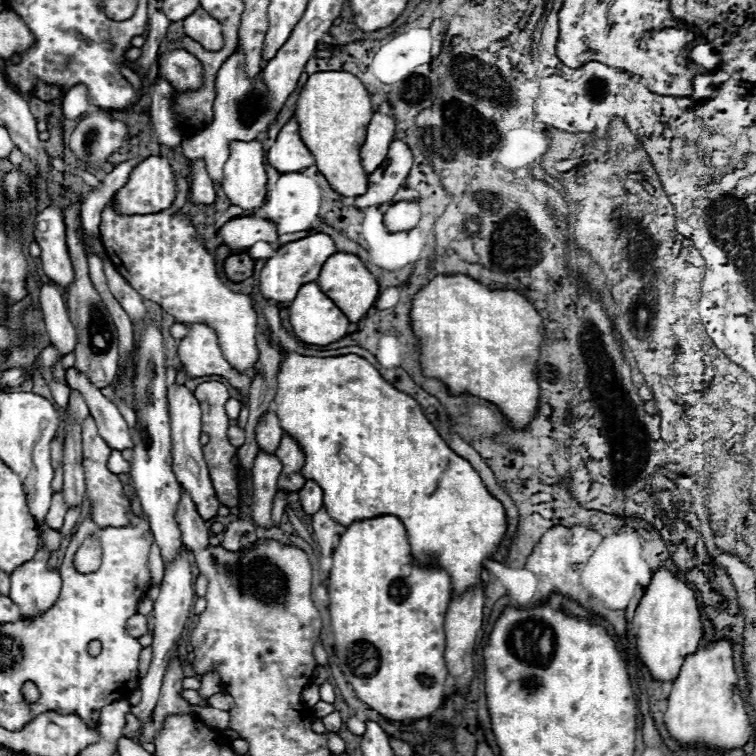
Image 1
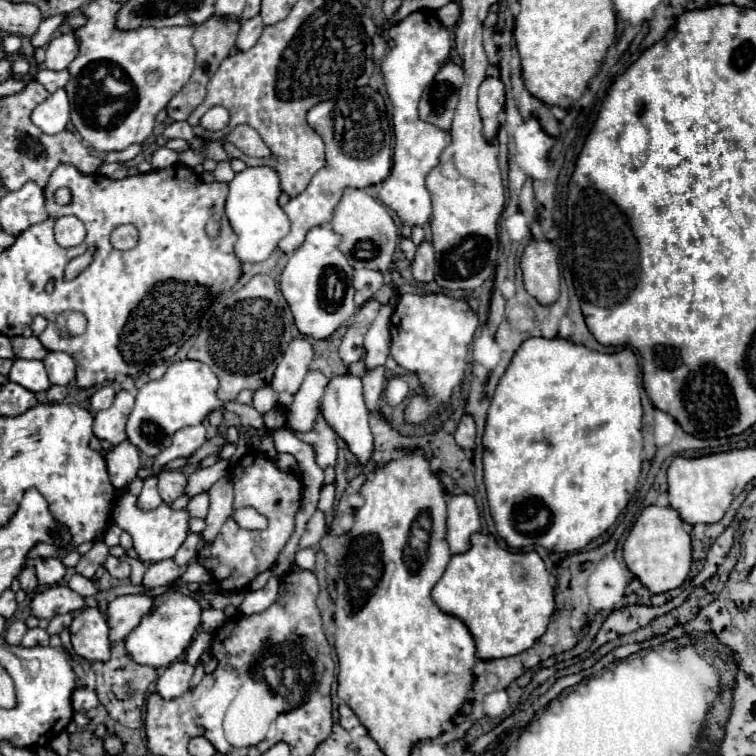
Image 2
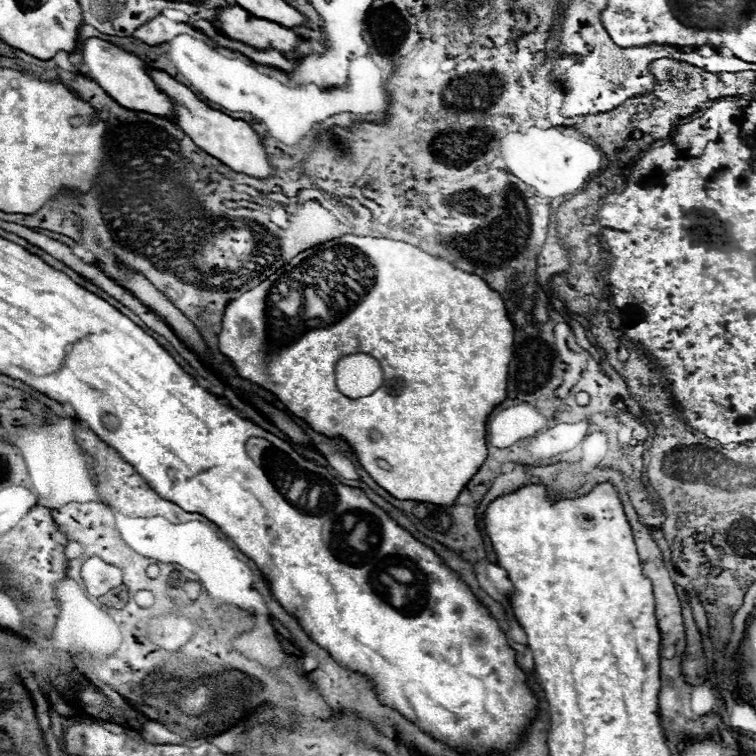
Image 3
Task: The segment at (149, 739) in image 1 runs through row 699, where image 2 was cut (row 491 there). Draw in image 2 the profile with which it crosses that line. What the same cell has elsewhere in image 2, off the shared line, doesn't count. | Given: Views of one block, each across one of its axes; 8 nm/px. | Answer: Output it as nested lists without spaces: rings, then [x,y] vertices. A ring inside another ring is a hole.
[[[160,472],[158,474],[158,490],[166,504],[182,496],[184,488],[186,488],[186,474],[182,472]]]

